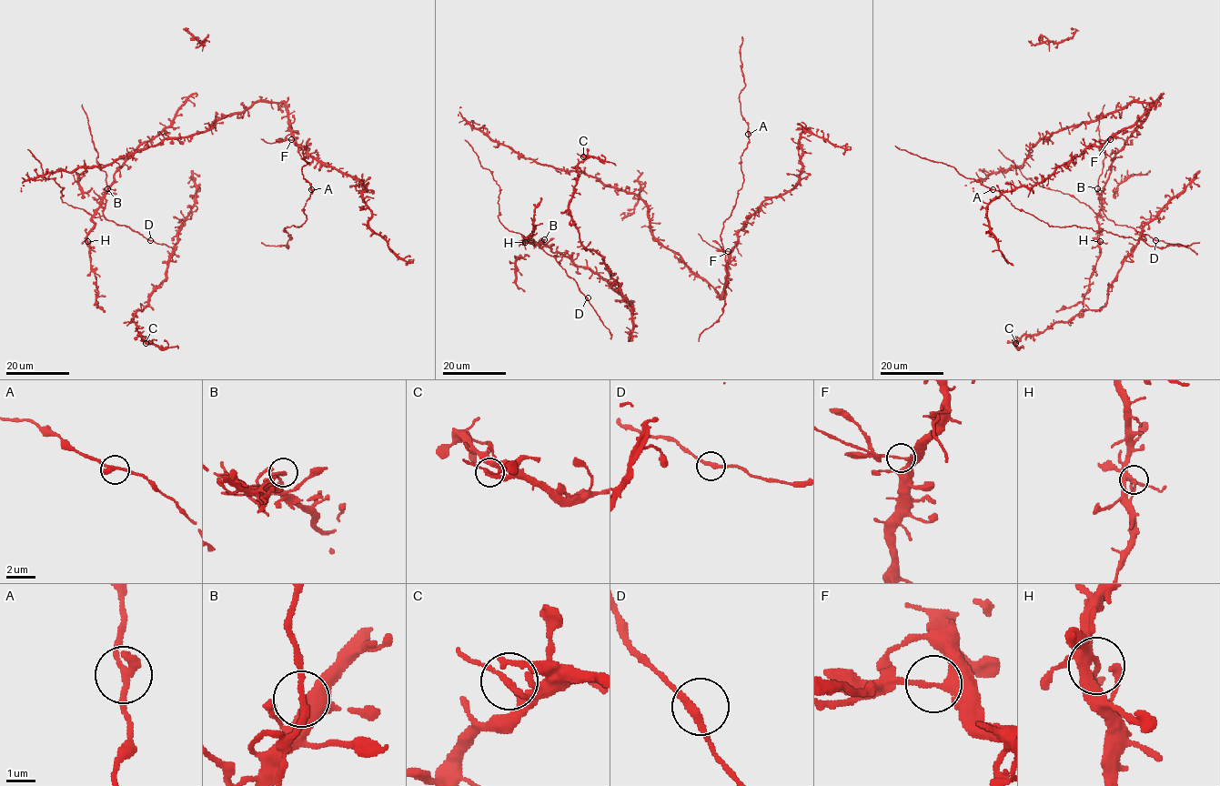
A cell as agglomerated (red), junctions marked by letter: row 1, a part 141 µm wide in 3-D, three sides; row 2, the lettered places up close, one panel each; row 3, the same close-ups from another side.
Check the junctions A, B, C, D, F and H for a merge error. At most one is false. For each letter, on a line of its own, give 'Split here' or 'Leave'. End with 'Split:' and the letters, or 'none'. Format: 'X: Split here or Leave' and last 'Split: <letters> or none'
A: Leave
B: Leave
C: Leave
D: Leave
F: Split here
H: Leave
Split: F

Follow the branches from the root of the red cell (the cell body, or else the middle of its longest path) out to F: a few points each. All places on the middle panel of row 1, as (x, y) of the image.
F: (635, 195), (647, 207), (651, 233), (676, 252), (720, 296), (728, 251)

